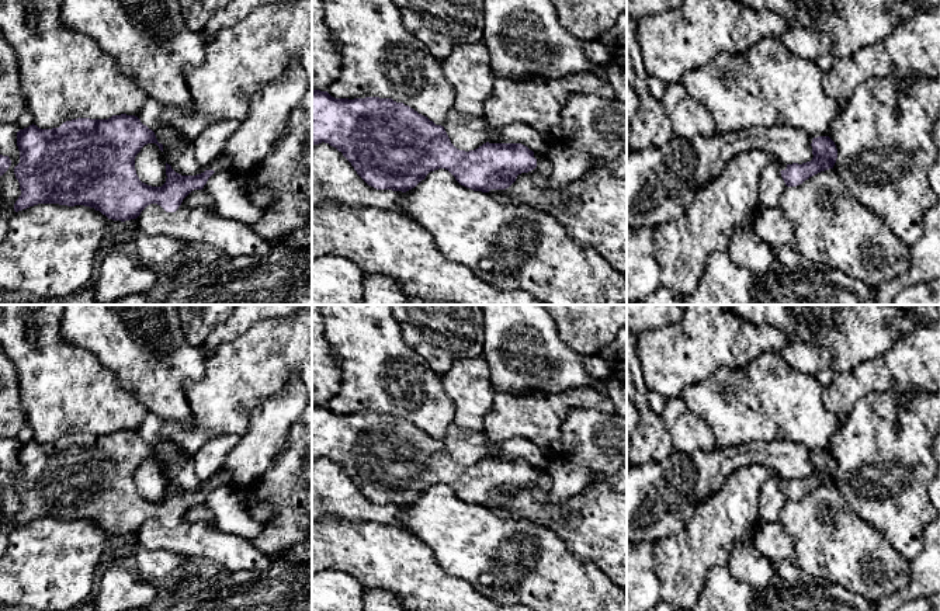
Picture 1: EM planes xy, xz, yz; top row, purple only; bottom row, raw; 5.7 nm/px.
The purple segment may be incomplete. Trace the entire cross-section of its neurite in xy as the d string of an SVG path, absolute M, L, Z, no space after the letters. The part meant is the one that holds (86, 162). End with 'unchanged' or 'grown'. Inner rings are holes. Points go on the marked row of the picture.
M112 115L108 119L77 118L63 122L59 128L41 129L37 125L17 132L20 163L14 167L21 195L14 211L38 204L84 205L100 211L112 221L136 219L150 204L160 205L166 212L176 212L183 199L194 190L202 190L214 173L229 171L230 160L218 157L197 176L181 176L166 163L166 183L152 187L142 183L135 170L135 157L148 143L156 143L163 152L152 129L135 115Z | grown

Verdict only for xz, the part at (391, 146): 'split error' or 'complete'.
split error

